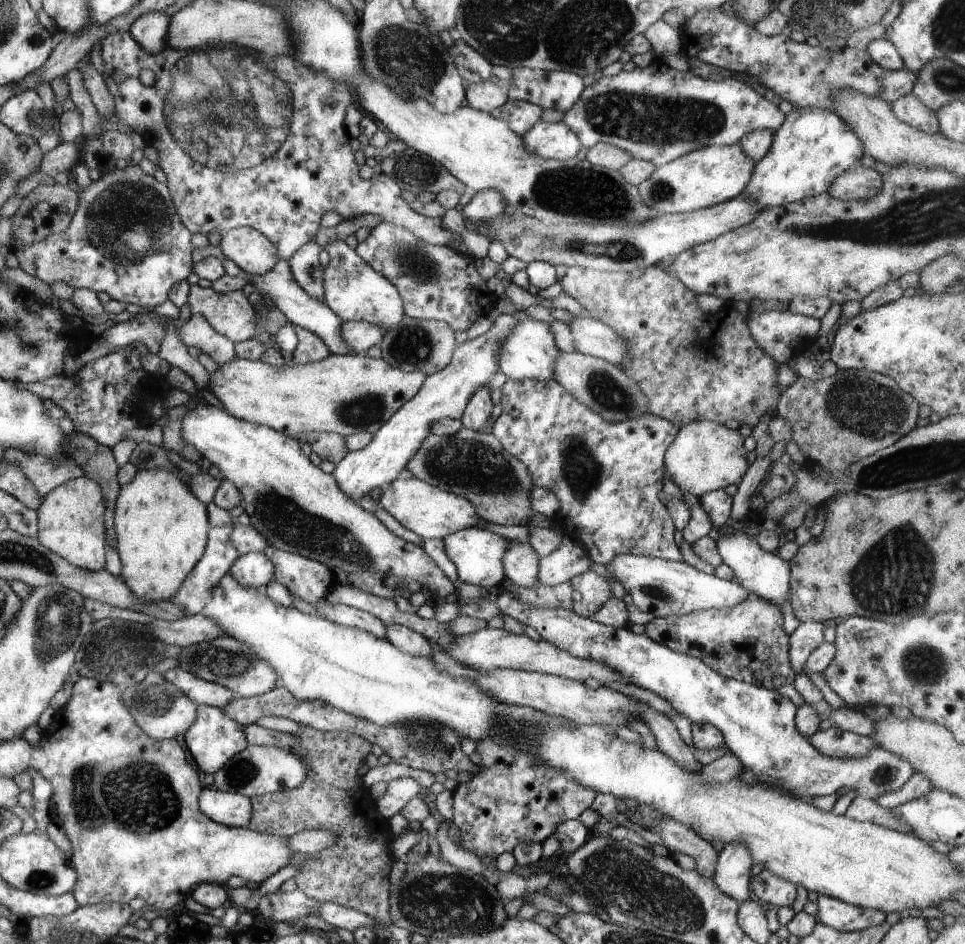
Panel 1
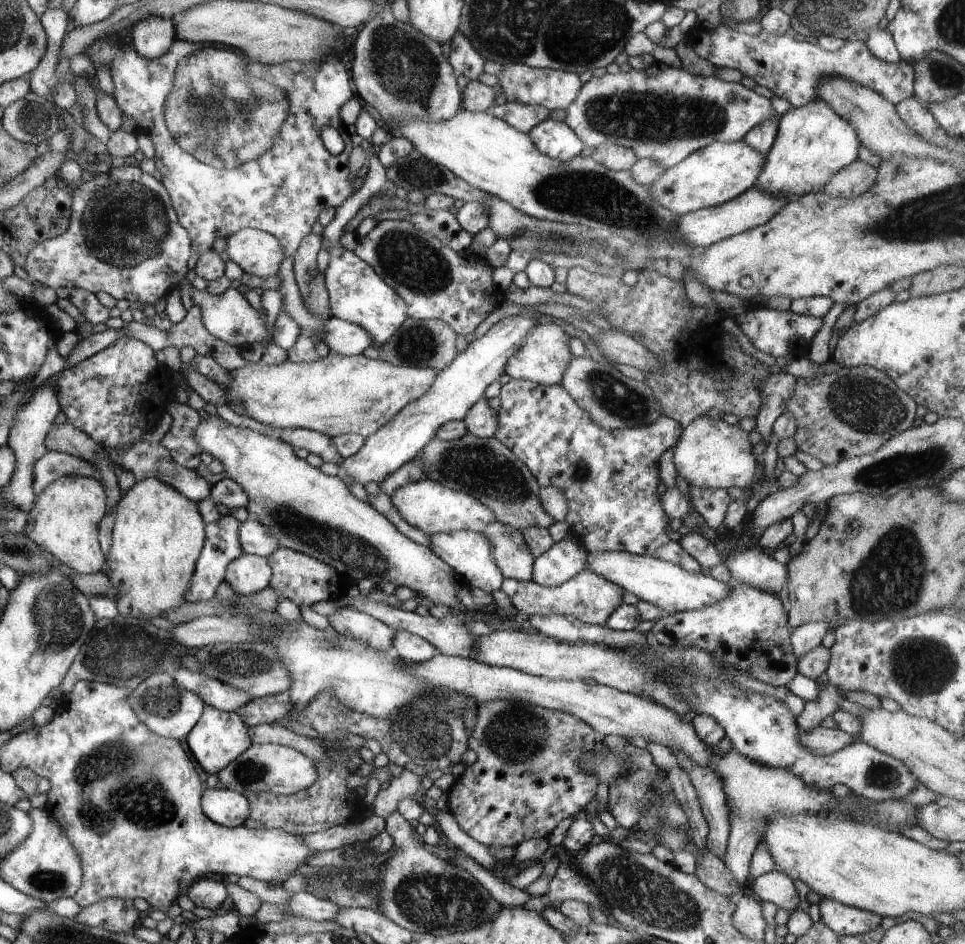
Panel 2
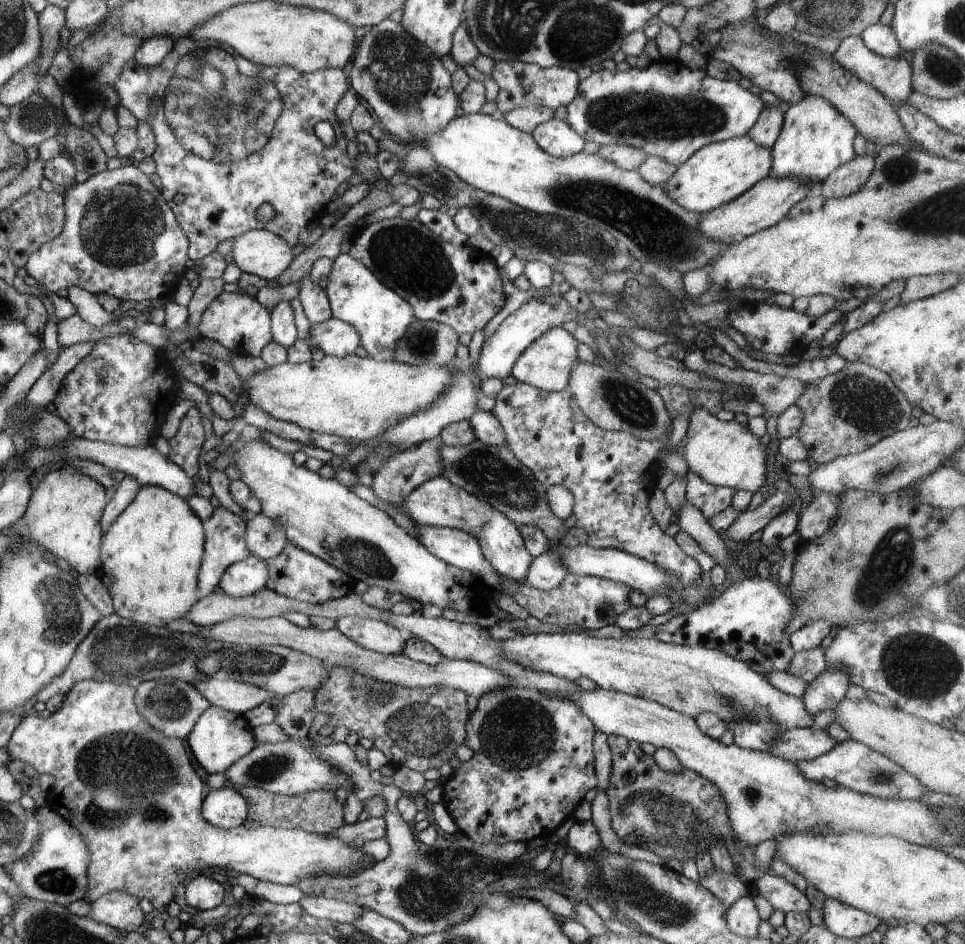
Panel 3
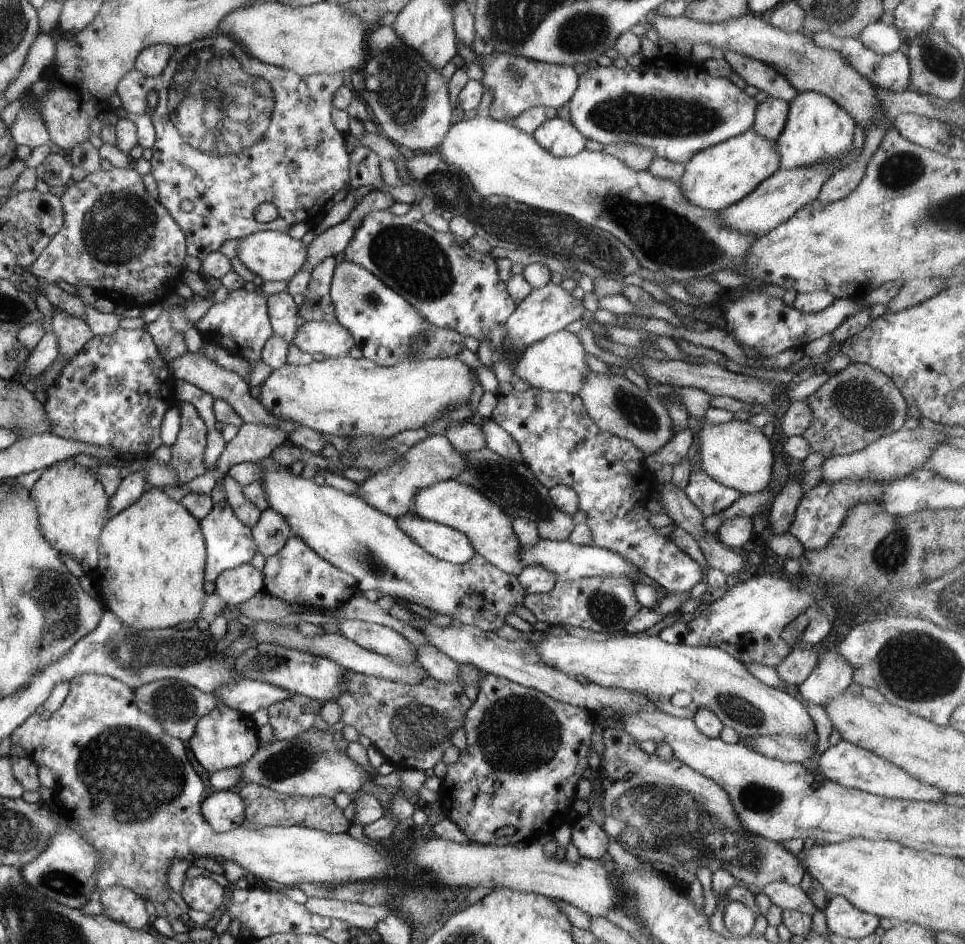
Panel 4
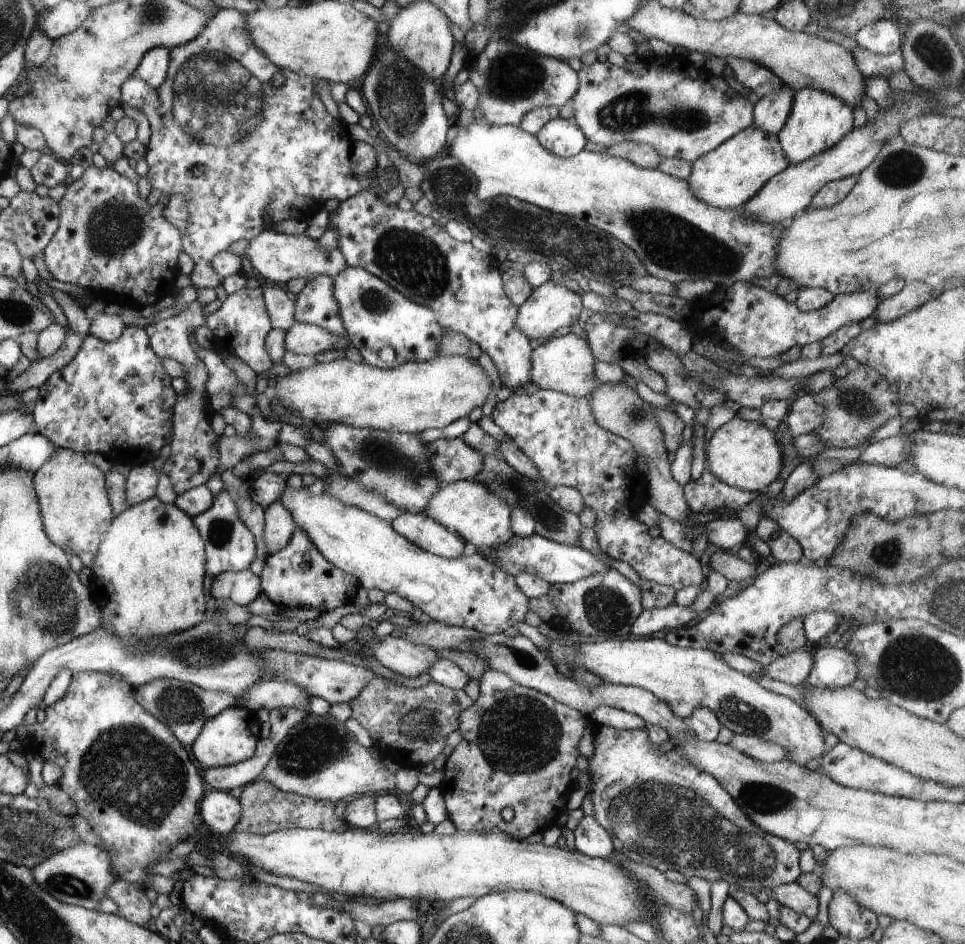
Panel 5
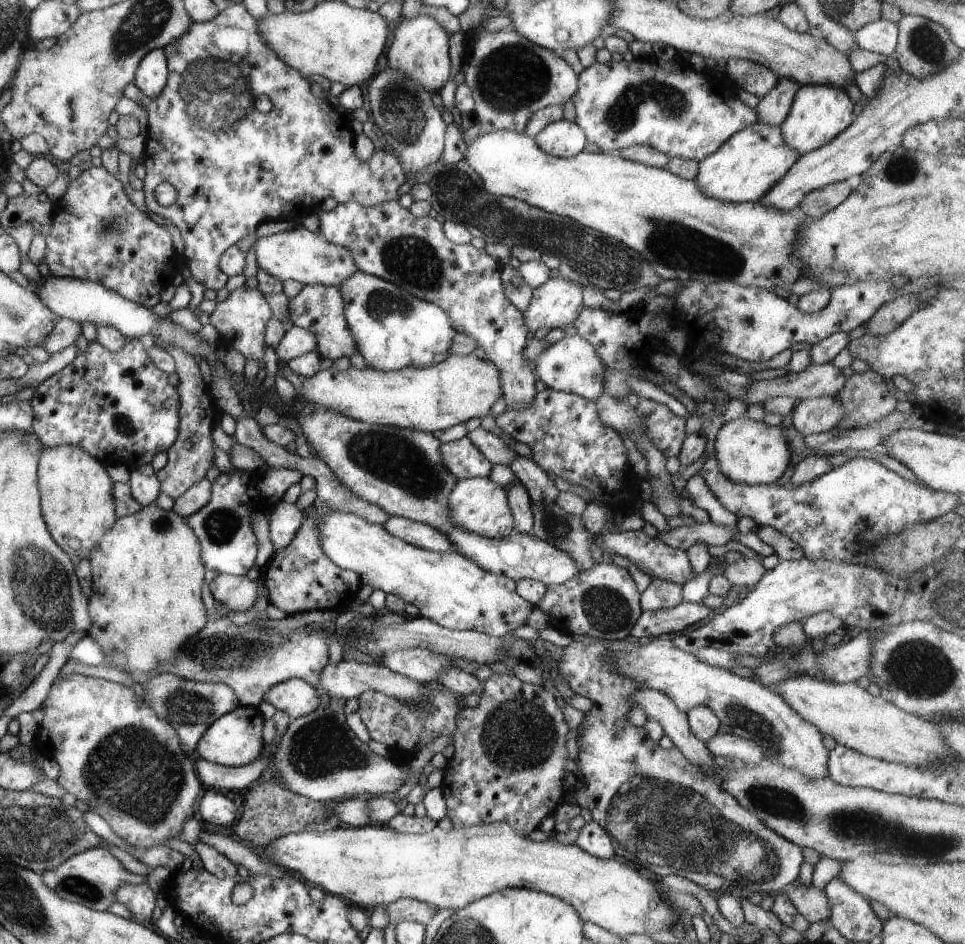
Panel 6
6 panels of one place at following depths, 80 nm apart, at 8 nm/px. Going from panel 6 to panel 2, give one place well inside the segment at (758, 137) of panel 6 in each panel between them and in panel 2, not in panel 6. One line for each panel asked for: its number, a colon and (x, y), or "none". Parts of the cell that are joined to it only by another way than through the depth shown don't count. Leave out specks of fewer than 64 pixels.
2: (721, 171)
3: (719, 172)
4: (720, 176)
5: (730, 175)

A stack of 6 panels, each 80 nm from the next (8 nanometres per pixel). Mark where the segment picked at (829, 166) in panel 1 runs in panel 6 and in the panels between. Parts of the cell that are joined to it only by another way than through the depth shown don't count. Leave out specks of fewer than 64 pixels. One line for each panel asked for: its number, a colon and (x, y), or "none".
2: (812, 143)
3: (815, 138)
4: (817, 130)
5: (818, 120)
6: (818, 113)

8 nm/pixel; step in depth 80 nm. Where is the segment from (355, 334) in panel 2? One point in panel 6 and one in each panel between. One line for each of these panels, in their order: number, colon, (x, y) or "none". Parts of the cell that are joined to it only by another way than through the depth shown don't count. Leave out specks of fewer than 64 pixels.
3: (334, 337)
4: (332, 339)
5: (301, 339)
6: (297, 341)

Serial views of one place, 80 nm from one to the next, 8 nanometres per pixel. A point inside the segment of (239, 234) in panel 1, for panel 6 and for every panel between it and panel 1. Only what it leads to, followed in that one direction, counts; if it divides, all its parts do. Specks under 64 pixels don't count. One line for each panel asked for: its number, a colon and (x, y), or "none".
2: (257, 252)
3: (258, 251)
4: (272, 255)
5: (278, 257)
6: (298, 254)

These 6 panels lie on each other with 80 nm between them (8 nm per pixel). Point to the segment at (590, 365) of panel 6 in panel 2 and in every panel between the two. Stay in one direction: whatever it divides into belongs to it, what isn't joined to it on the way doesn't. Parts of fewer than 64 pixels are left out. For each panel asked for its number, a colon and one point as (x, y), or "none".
2: (543, 357)
3: (547, 363)
4: (558, 363)
5: (566, 364)

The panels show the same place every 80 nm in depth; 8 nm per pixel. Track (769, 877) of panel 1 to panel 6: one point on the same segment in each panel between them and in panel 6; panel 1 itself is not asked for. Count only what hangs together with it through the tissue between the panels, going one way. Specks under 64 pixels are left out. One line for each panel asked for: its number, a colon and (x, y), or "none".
2: (776, 887)
3: (783, 896)
4: (787, 896)
5: (794, 896)
6: (813, 904)

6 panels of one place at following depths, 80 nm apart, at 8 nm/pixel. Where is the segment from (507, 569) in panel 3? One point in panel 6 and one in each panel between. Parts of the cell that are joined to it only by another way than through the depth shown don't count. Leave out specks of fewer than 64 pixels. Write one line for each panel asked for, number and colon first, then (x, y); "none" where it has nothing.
4: (453, 503)
5: (468, 508)
6: (478, 504)

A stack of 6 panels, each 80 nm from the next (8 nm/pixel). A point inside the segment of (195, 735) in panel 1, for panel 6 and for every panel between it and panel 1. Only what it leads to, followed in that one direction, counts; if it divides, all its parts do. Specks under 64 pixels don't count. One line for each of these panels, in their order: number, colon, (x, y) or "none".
2: (219, 737)
3: (220, 737)
4: (225, 738)
5: (231, 737)
6: (236, 739)

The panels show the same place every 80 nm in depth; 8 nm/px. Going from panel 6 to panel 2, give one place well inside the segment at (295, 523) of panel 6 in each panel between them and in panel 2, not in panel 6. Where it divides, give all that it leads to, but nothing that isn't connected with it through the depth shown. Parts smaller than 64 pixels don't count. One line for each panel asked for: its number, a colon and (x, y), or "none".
2: (255, 538)
3: (265, 538)
4: (270, 534)
5: (279, 526)

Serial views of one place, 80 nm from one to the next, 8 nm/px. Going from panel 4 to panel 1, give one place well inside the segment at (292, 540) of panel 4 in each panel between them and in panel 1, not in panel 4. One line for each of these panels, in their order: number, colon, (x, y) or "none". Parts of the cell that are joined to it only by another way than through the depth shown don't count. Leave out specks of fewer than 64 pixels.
1: (310, 580)
2: (303, 579)
3: (295, 573)

